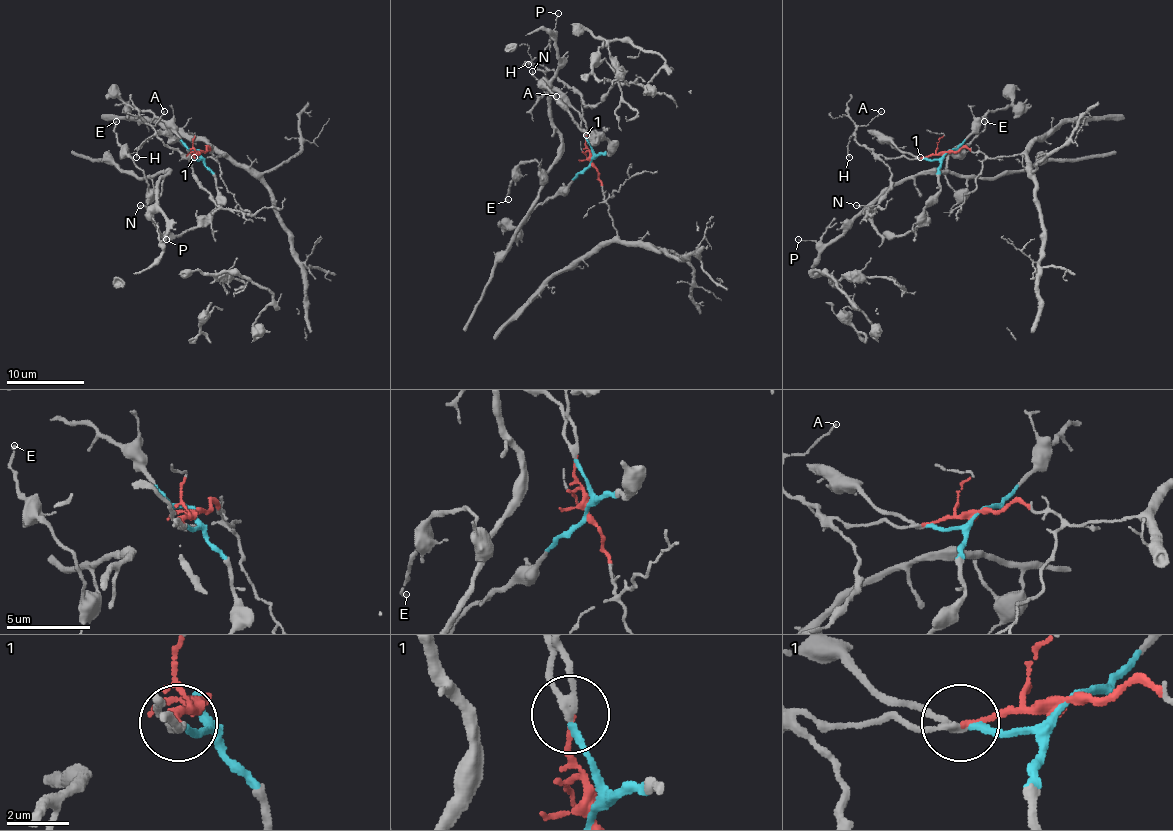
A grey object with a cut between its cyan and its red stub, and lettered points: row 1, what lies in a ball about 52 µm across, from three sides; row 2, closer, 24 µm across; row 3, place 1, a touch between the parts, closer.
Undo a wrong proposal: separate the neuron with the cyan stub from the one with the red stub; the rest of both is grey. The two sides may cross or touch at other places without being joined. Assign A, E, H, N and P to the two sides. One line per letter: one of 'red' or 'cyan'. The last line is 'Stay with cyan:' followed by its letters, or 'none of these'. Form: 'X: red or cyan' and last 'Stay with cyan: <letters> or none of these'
A: red
E: cyan
H: red
N: cyan
P: cyan
Stay with cyan: E, N, P

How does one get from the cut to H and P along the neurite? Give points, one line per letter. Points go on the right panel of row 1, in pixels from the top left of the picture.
H: (946, 152), (913, 159), (882, 155), (861, 146), (851, 136), (847, 146), (849, 157)
P: (946, 152), (938, 175), (938, 194), (911, 231), (882, 235), (863, 212), (826, 244), (799, 239)

